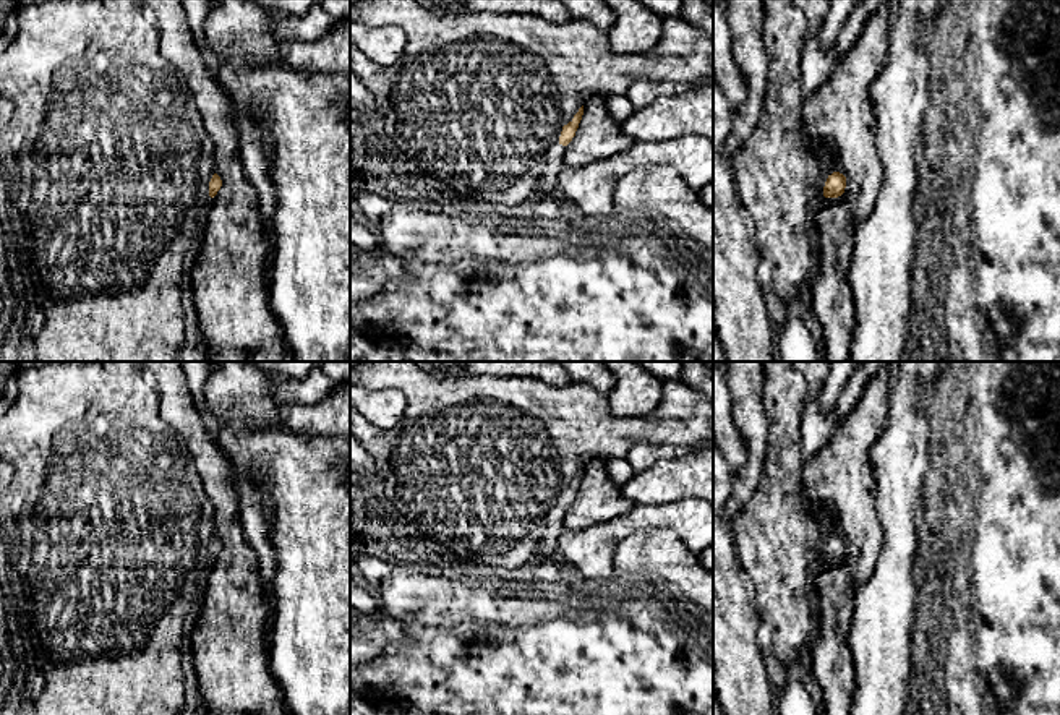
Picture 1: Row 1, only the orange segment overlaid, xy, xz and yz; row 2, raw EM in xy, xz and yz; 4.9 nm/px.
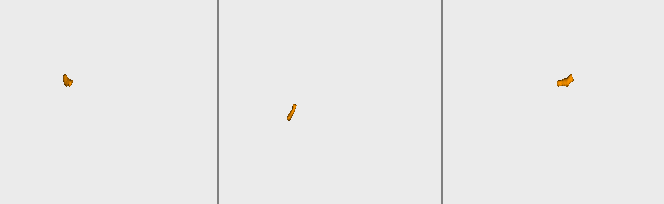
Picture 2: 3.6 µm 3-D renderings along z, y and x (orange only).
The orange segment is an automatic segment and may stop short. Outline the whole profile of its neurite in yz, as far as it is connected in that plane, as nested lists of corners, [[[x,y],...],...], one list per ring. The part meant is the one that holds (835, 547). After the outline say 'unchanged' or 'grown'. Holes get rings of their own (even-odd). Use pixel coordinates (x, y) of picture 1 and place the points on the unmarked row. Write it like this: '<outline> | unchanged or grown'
[[[763,362],[763,365],[762,399],[768,418],[763,475],[733,520],[733,533],[754,605],[762,623],[770,626],[776,658],[788,668],[799,658],[815,621],[810,613],[814,577],[825,561],[838,561],[844,556],[846,540],[833,532],[833,507],[822,504],[815,509],[804,486],[801,417],[807,383],[794,370],[793,362]]] | grown

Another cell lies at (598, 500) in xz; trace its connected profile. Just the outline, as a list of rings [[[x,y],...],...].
[[[592,459],[583,467],[583,478],[572,504],[564,514],[564,529],[585,530],[613,520],[634,504],[622,496],[621,486],[608,475],[603,459]]]

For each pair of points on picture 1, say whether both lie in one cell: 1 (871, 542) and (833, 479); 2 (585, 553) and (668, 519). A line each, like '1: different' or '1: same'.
1: same
2: same

